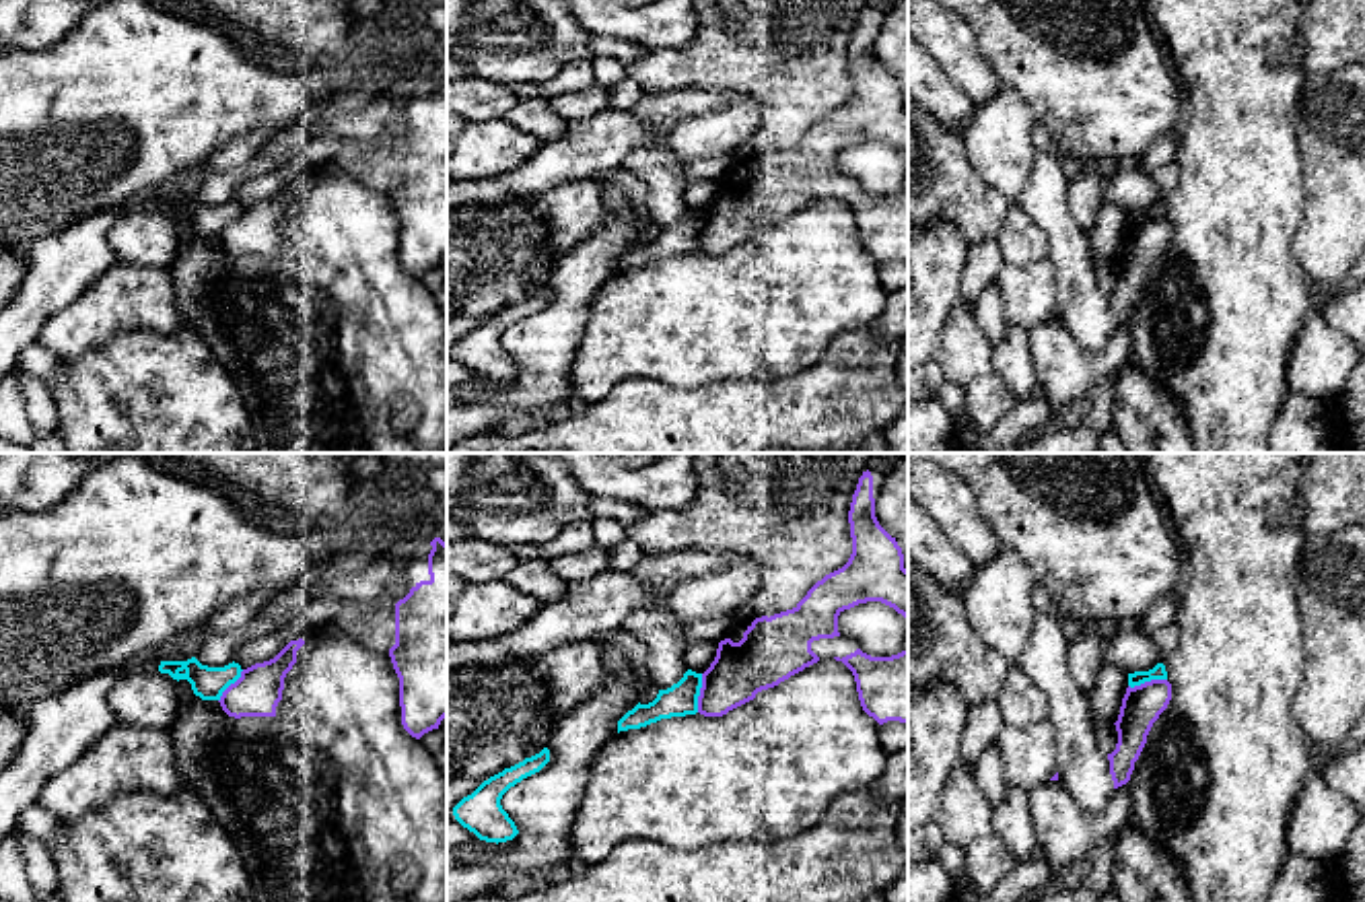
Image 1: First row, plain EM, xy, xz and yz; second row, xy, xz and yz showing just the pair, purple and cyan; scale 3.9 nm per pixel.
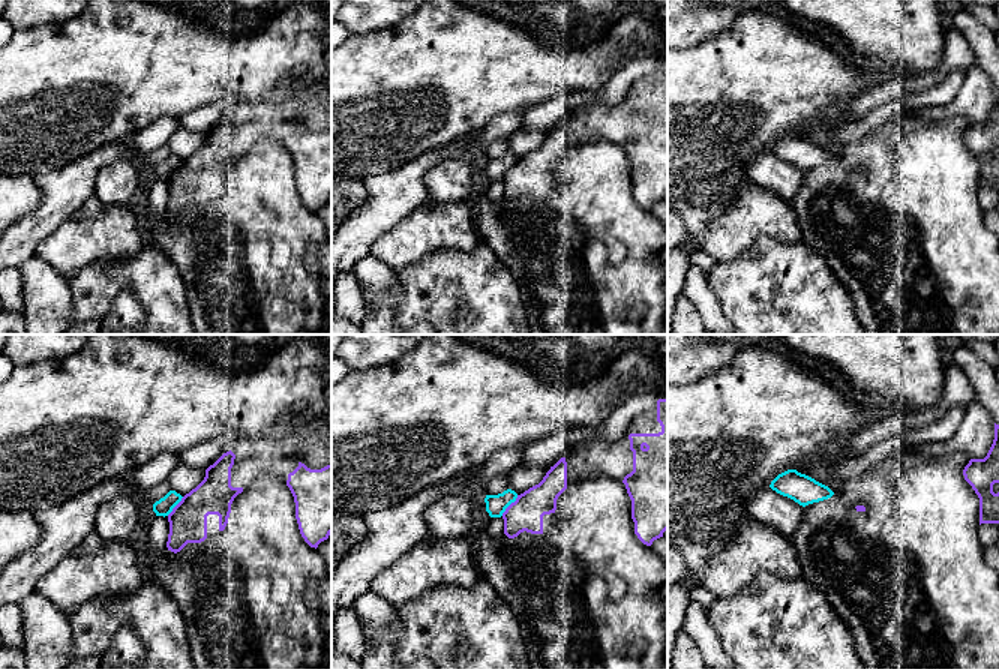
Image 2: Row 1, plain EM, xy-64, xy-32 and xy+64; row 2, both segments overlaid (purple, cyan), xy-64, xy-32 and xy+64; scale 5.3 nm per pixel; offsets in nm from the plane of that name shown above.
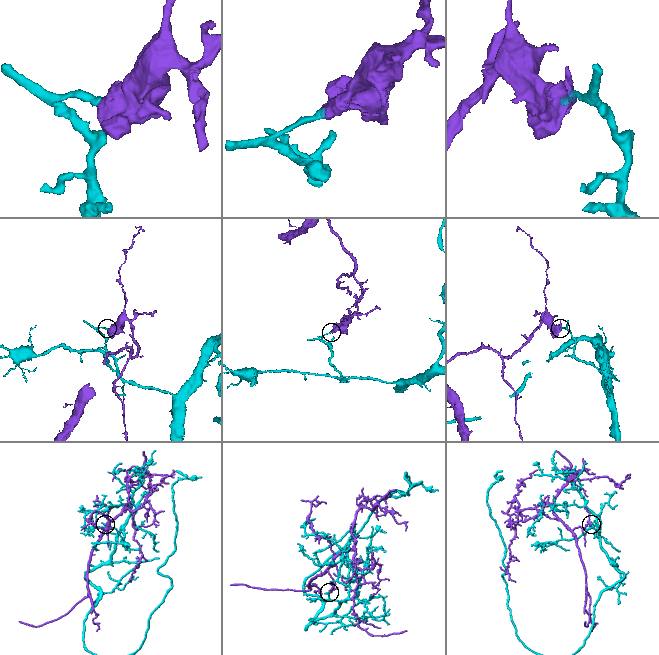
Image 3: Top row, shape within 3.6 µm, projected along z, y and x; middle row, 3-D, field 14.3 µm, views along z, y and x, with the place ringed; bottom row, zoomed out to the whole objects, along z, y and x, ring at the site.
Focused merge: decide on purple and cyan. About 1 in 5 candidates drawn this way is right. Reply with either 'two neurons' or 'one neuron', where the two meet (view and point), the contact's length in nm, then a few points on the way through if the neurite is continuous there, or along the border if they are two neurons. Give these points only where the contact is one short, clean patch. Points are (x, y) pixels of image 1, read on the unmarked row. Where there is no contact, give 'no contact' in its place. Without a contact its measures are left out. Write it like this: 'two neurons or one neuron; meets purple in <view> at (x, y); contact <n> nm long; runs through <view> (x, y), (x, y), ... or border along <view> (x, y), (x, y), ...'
two neurons; meets purple in xz at (701, 231); contact 150 nm long; border along xz (703, 213), (696, 250)

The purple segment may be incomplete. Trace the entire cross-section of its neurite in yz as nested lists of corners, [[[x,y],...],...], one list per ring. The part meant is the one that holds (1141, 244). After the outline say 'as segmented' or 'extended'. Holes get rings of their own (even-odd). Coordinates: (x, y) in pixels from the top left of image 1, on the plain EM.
[[[1151,218],[1134,227],[1126,227],[1116,264],[1118,282],[1110,299],[1114,327],[1126,323],[1134,309],[1147,274],[1159,253],[1171,239],[1171,222],[1167,218]]] | as segmented

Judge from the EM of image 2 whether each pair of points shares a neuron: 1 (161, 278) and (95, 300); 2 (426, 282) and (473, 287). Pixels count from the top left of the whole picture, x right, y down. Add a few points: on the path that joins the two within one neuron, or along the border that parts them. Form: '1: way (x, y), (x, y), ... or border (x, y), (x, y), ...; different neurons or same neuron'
1: way (144, 278), (117, 278), (111, 284); same neuron
2: way (438, 284), (461, 287); same neuron

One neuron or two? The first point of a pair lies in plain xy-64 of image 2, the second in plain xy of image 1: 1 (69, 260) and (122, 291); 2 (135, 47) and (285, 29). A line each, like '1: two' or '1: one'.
1: one
2: two

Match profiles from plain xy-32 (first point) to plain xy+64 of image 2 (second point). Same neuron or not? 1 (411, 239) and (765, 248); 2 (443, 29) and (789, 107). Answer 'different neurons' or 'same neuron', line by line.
1: different neurons
2: same neuron

